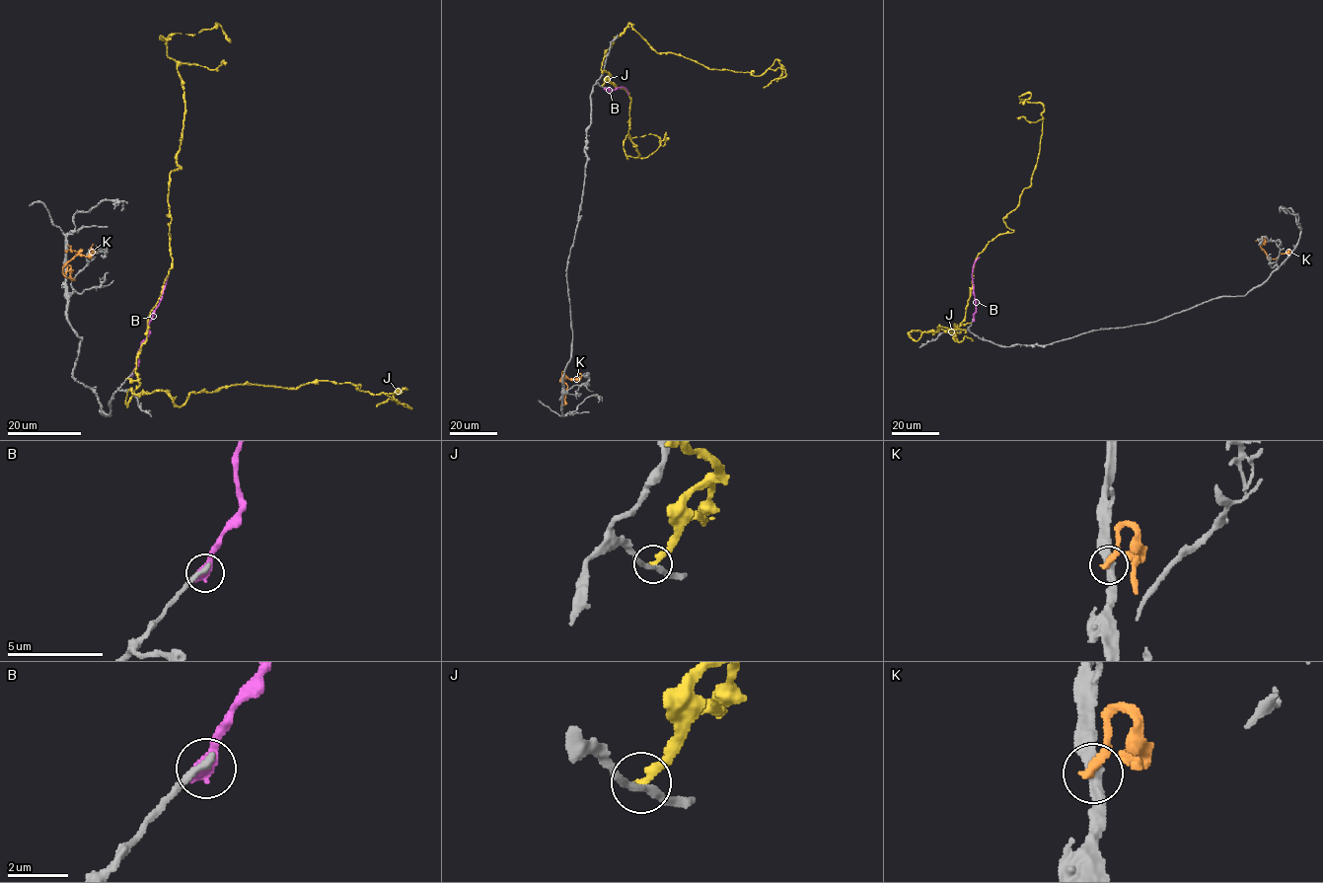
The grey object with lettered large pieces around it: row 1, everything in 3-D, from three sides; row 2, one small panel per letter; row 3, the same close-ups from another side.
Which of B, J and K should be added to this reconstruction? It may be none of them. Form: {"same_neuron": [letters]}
{"same_neuron": []}

